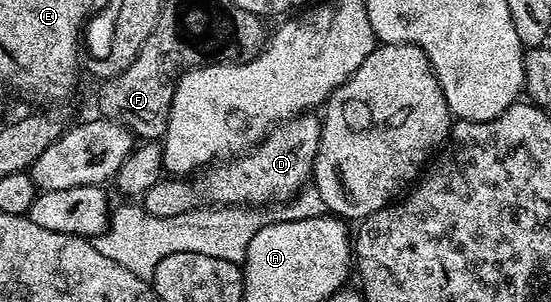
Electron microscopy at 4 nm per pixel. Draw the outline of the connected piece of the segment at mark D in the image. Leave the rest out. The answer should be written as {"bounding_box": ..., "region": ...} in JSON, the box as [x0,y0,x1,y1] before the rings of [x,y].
{"bounding_box":[141,112,322,216],"region":[[[311,112],[289,118],[274,127],[248,153],[212,164],[198,171],[190,180],[161,180],[153,184],[153,188],[141,195],[141,205],[153,216],[177,216],[200,206],[259,208],[264,204],[279,204],[290,200],[308,185],[312,177],[322,127],[322,121]]]}

